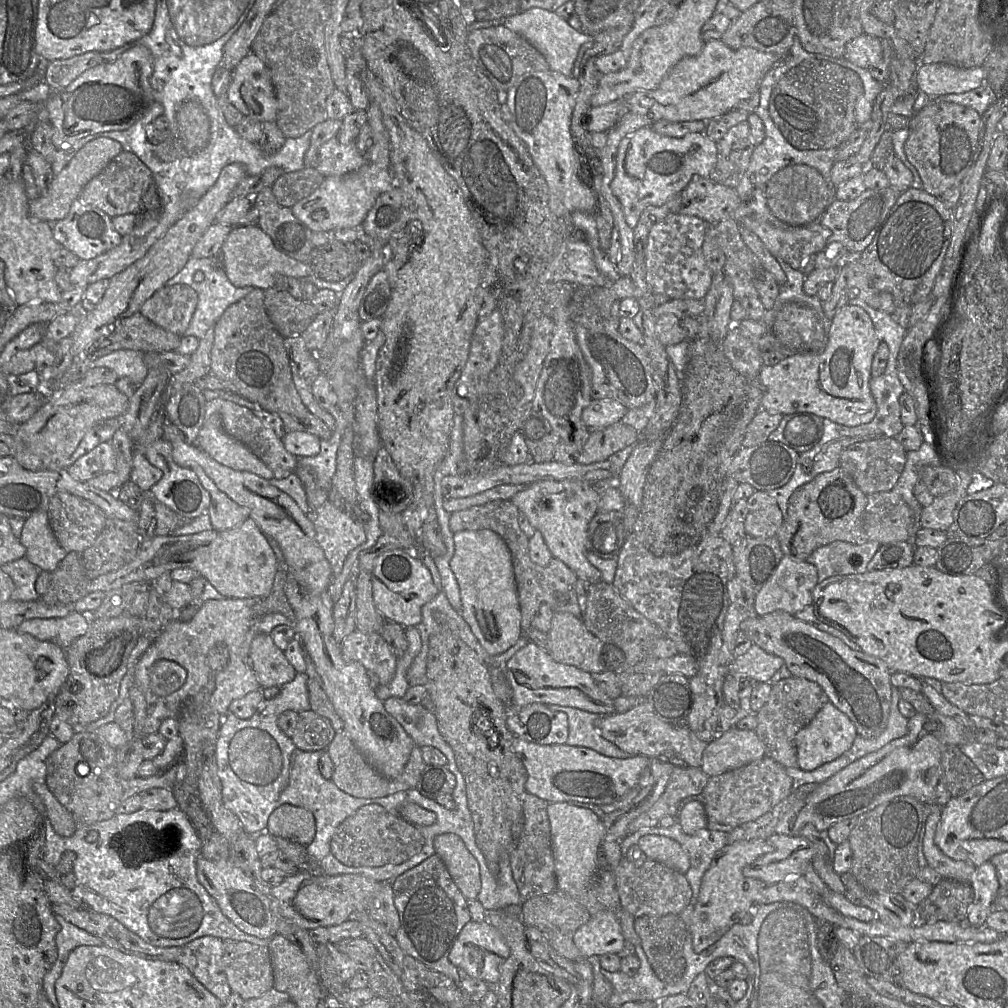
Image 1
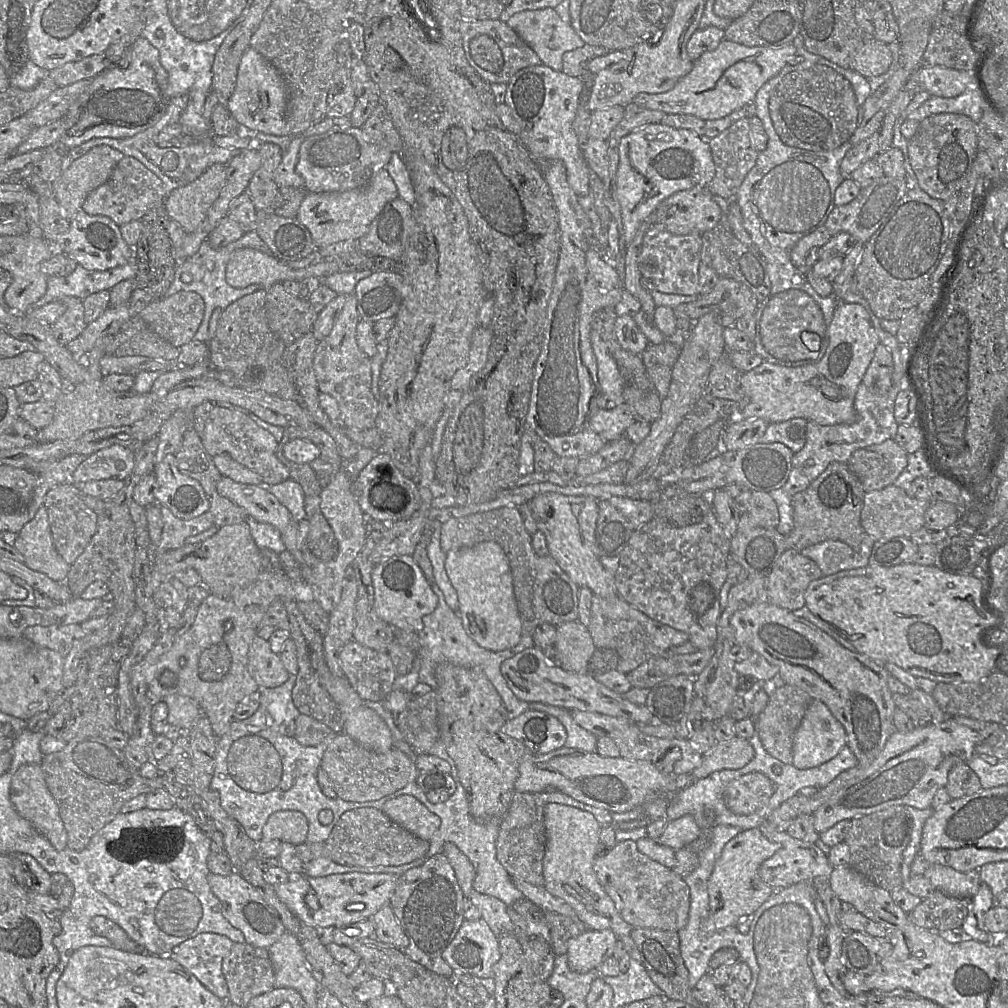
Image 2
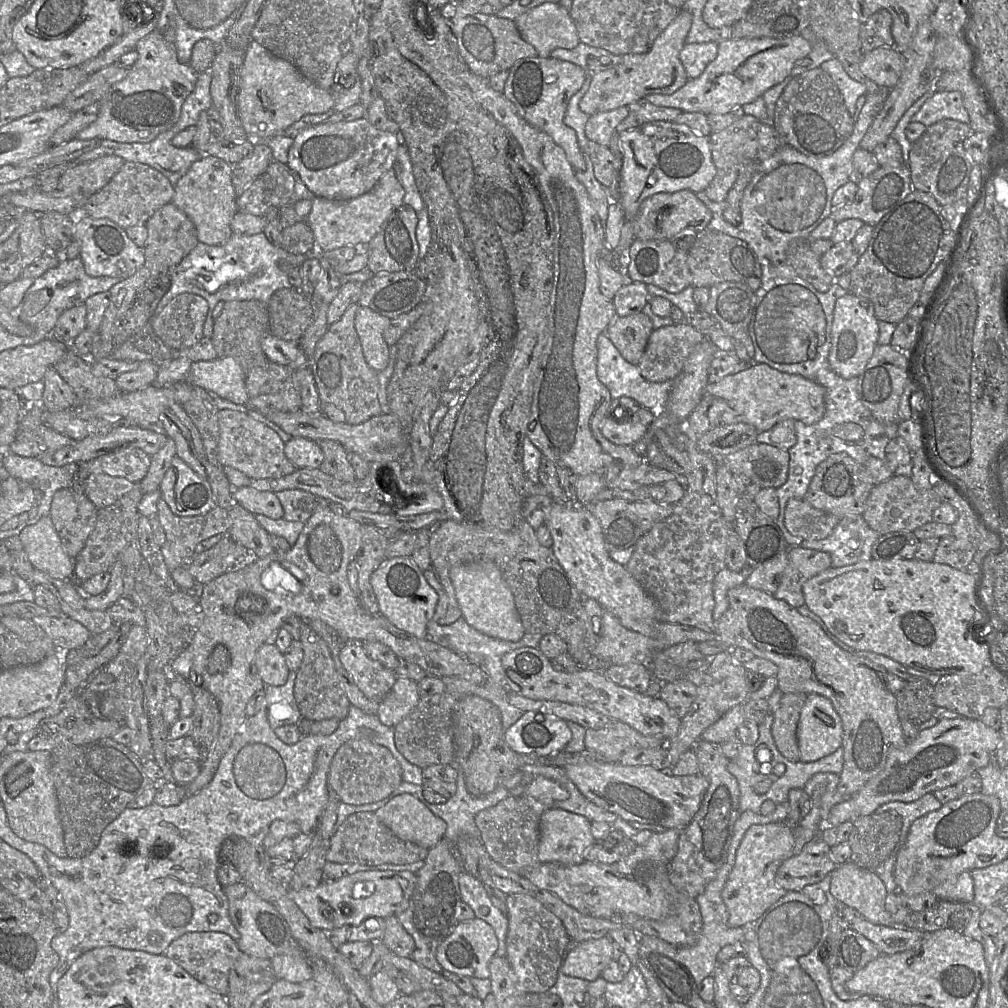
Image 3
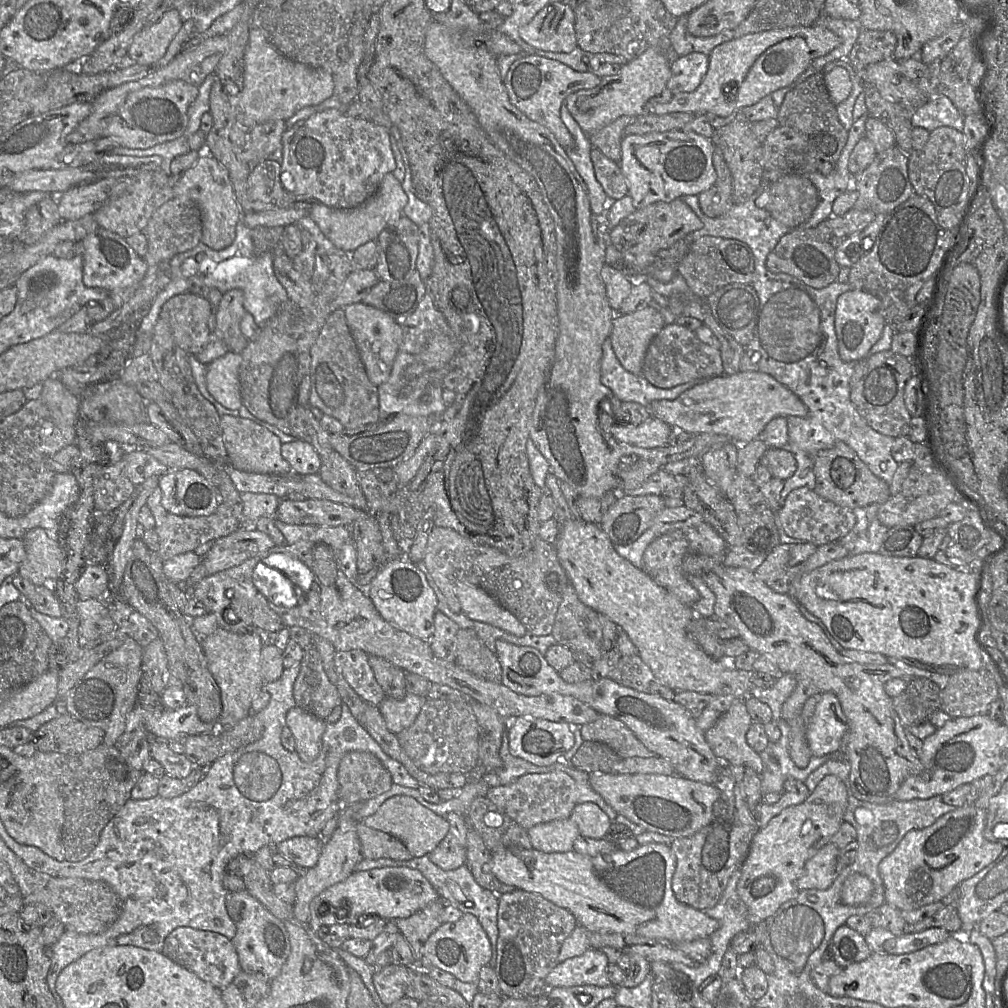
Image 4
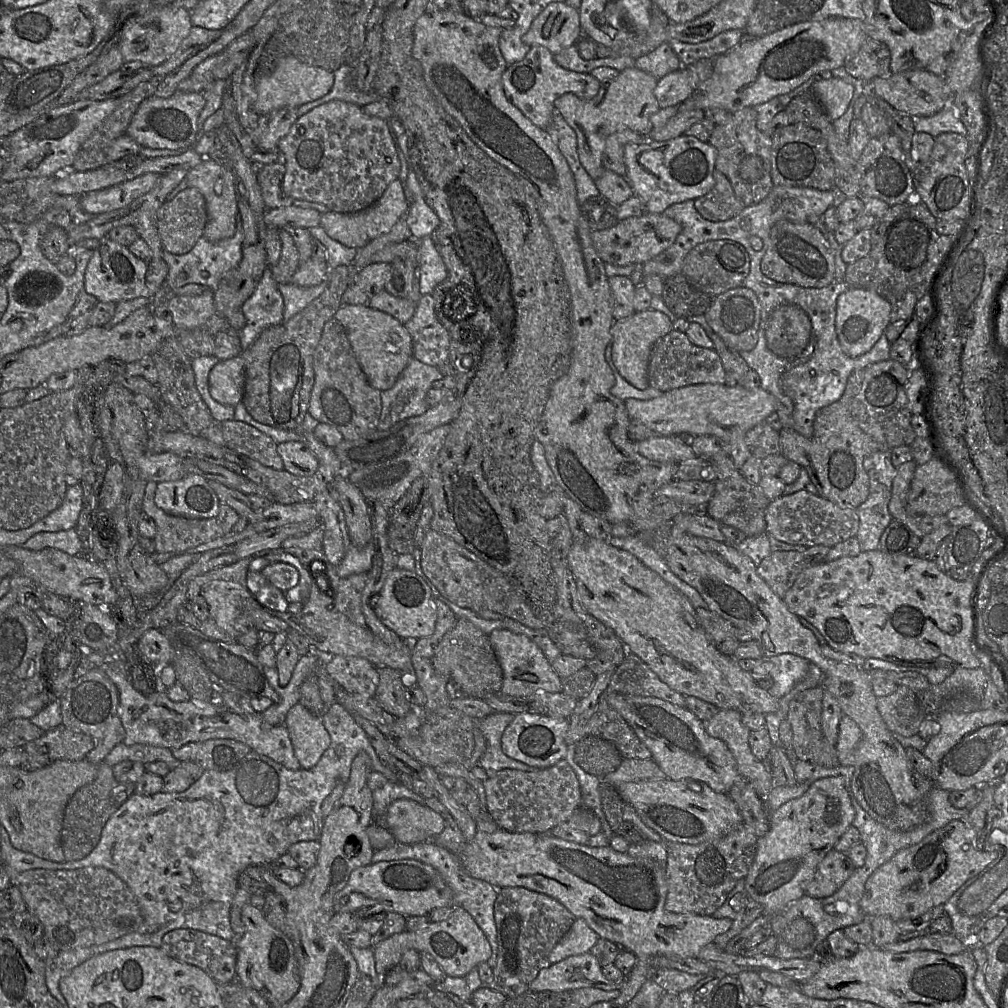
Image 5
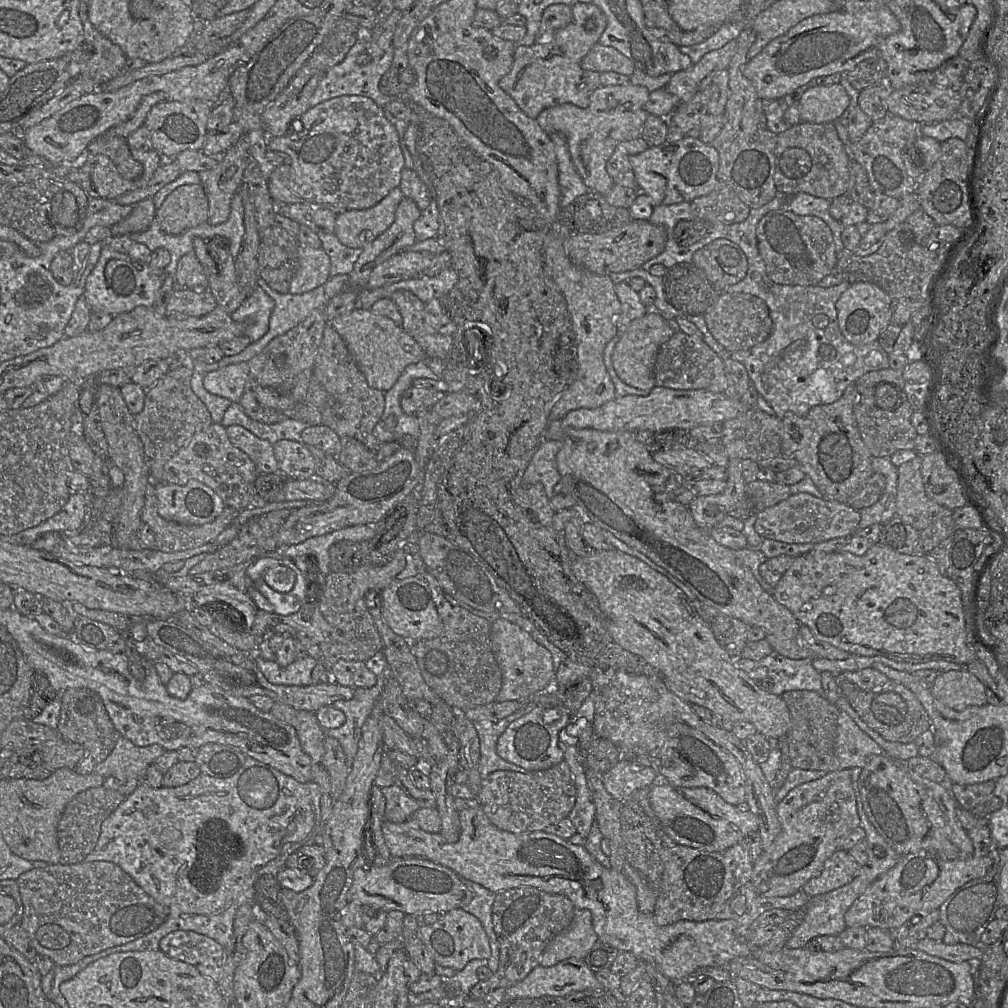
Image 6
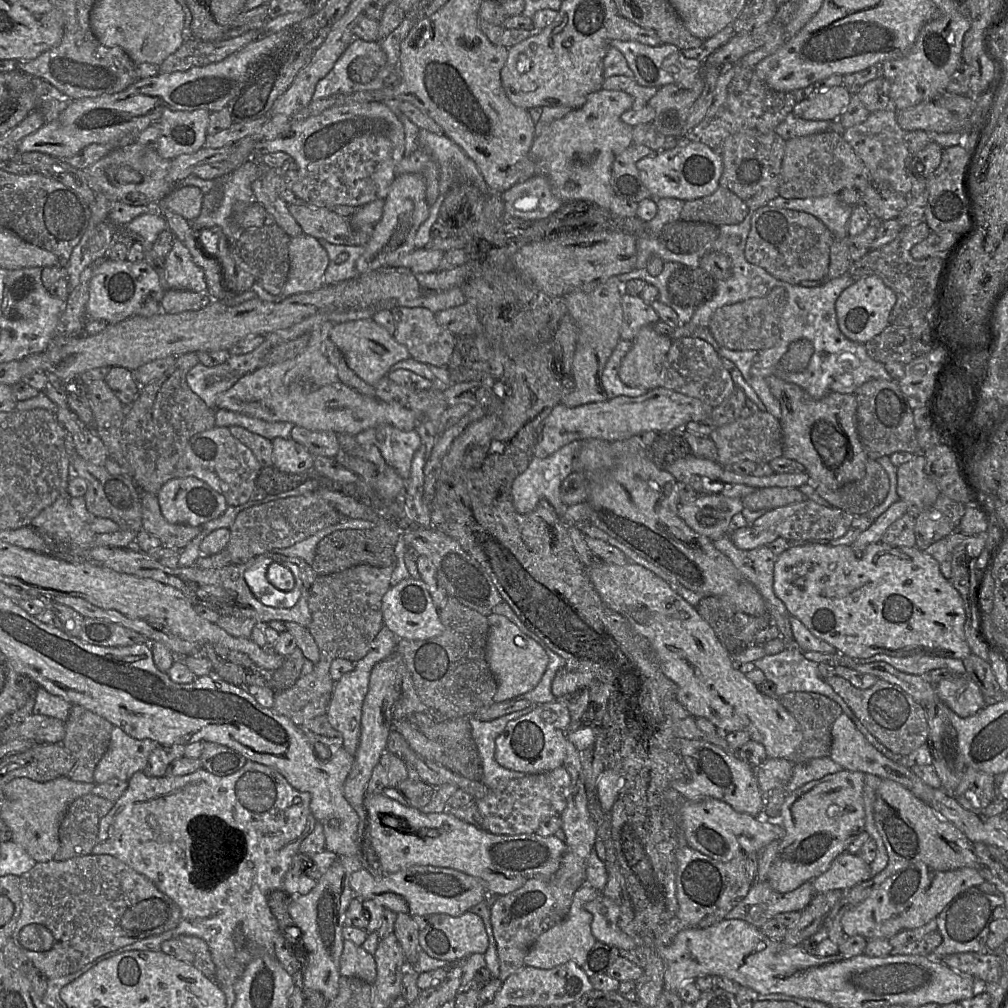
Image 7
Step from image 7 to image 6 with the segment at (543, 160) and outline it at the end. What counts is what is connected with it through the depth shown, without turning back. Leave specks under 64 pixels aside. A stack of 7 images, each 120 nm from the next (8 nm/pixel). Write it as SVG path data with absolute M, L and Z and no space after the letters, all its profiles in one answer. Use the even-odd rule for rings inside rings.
M632 83L600 86L590 94L586 108L564 103L548 109L548 124L565 136L572 163L590 191L603 196L610 192L614 182L606 170L607 161L619 143L641 136L645 120L650 115L644 109L649 95L646 87Z

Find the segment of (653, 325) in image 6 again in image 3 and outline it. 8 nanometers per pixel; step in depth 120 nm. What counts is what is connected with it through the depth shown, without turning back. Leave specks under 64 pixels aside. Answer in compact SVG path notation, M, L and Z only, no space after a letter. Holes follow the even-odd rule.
M642 311L613 320L606 334L629 363L638 365L654 330L651 319Z

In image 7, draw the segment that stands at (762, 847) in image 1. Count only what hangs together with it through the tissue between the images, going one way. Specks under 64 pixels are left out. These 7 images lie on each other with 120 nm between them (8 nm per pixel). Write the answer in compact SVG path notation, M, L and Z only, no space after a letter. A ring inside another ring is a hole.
M843 769L821 779L812 780L786 795L779 816L779 823L784 827L785 835L780 840L777 855L769 869L767 879L774 890L787 893L807 881L813 881L830 867L839 854L846 851L859 834L865 831L864 776L863 772Z

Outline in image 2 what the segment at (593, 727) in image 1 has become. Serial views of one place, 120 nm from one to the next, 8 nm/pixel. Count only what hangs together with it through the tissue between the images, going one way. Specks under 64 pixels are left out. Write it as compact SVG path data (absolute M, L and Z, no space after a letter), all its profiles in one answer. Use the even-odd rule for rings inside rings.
M539 702L529 704L530 709L548 713L556 717L565 727L567 738L564 746L586 752L596 752L597 737L579 726L572 717L571 710Z

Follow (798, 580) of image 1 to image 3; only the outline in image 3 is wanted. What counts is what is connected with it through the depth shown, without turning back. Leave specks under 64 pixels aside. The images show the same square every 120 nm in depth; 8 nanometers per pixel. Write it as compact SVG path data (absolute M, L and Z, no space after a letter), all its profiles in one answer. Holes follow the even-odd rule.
M792 546L788 551L788 565L773 596L784 600L794 608L799 608L805 604L803 584L830 567L831 556L829 553Z

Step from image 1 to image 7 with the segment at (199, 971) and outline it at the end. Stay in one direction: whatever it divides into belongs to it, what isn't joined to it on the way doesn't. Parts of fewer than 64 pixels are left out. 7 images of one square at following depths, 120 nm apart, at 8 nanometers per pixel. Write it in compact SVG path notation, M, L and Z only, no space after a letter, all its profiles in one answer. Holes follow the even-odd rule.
M178 935L165 941L161 952L186 962L208 979L214 979L216 968L206 942L196 936Z

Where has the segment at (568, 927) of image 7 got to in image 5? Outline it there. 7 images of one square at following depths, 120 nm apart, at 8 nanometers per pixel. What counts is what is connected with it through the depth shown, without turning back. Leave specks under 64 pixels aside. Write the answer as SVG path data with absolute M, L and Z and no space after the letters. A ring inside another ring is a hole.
M576 918L569 931L551 950L549 962L555 964L569 956L589 952L599 938L583 918Z

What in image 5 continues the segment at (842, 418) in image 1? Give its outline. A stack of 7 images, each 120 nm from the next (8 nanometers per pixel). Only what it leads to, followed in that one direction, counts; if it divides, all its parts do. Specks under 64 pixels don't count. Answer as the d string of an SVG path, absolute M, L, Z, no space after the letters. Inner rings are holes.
M850 287L837 298L835 327L843 351L850 357L867 353L890 324L891 304L873 290ZM718 383L692 384L665 391L660 397L650 400L630 398L624 403L630 419L639 420L657 435L670 436L689 433L694 436L713 435L720 438L728 445L728 455L737 469L741 469L745 461L751 456L750 449L745 443L746 433L777 410L777 399L774 395L760 386L746 389L740 384L734 387Z

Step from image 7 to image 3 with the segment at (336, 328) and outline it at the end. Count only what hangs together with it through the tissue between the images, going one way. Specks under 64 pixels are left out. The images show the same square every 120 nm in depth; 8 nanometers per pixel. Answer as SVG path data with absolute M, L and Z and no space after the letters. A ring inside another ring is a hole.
M359 306L355 315L355 330L361 343L362 352L367 364L376 372L384 370L389 361L389 346L384 341L383 331L388 326L390 319L373 310Z

